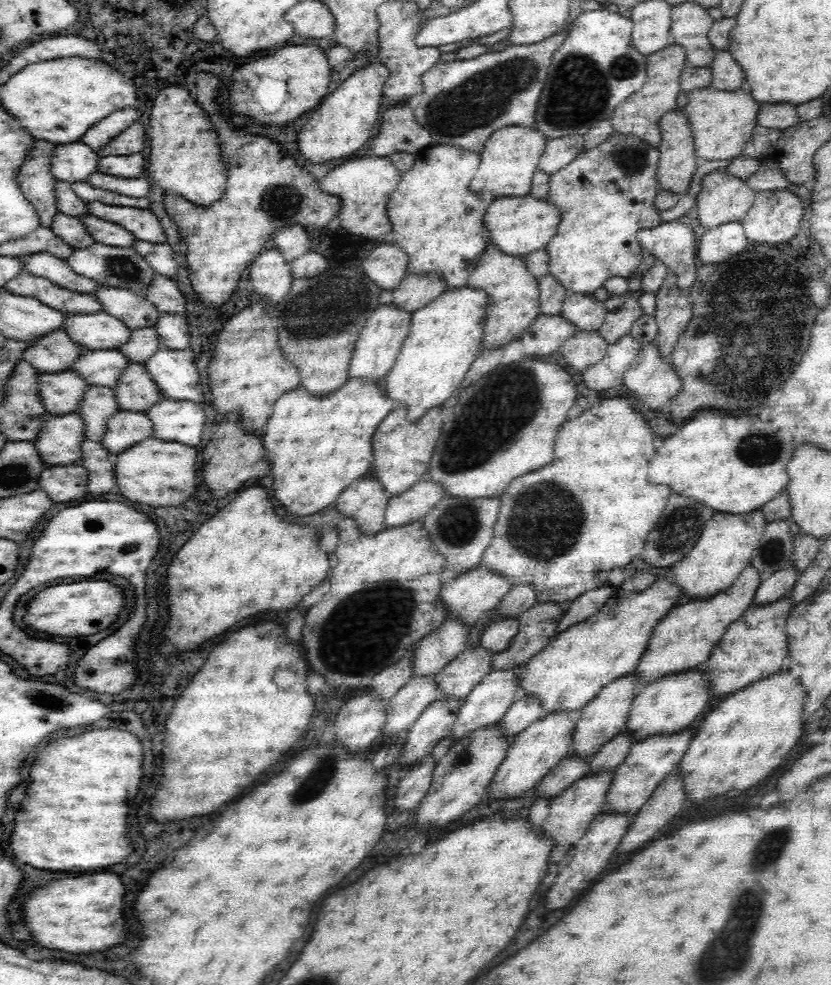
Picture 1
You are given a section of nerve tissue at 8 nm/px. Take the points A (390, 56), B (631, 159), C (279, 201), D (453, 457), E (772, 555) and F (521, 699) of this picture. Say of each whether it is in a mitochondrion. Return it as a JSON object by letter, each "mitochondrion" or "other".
{"A":"other","B":"mitochondrion","C":"mitochondrion","D":"mitochondrion","E":"mitochondrion","F":"other"}

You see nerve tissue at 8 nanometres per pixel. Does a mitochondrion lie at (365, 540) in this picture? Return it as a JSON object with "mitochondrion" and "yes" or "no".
{"mitochondrion":"no"}

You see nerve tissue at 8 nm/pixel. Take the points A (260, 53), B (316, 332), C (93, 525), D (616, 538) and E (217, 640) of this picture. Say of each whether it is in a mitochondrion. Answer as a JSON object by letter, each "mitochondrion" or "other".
{"A":"other","B":"mitochondrion","C":"other","D":"other","E":"other"}

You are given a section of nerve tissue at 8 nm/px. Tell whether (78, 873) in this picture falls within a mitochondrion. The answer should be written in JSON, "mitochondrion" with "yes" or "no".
{"mitochondrion":"no"}

